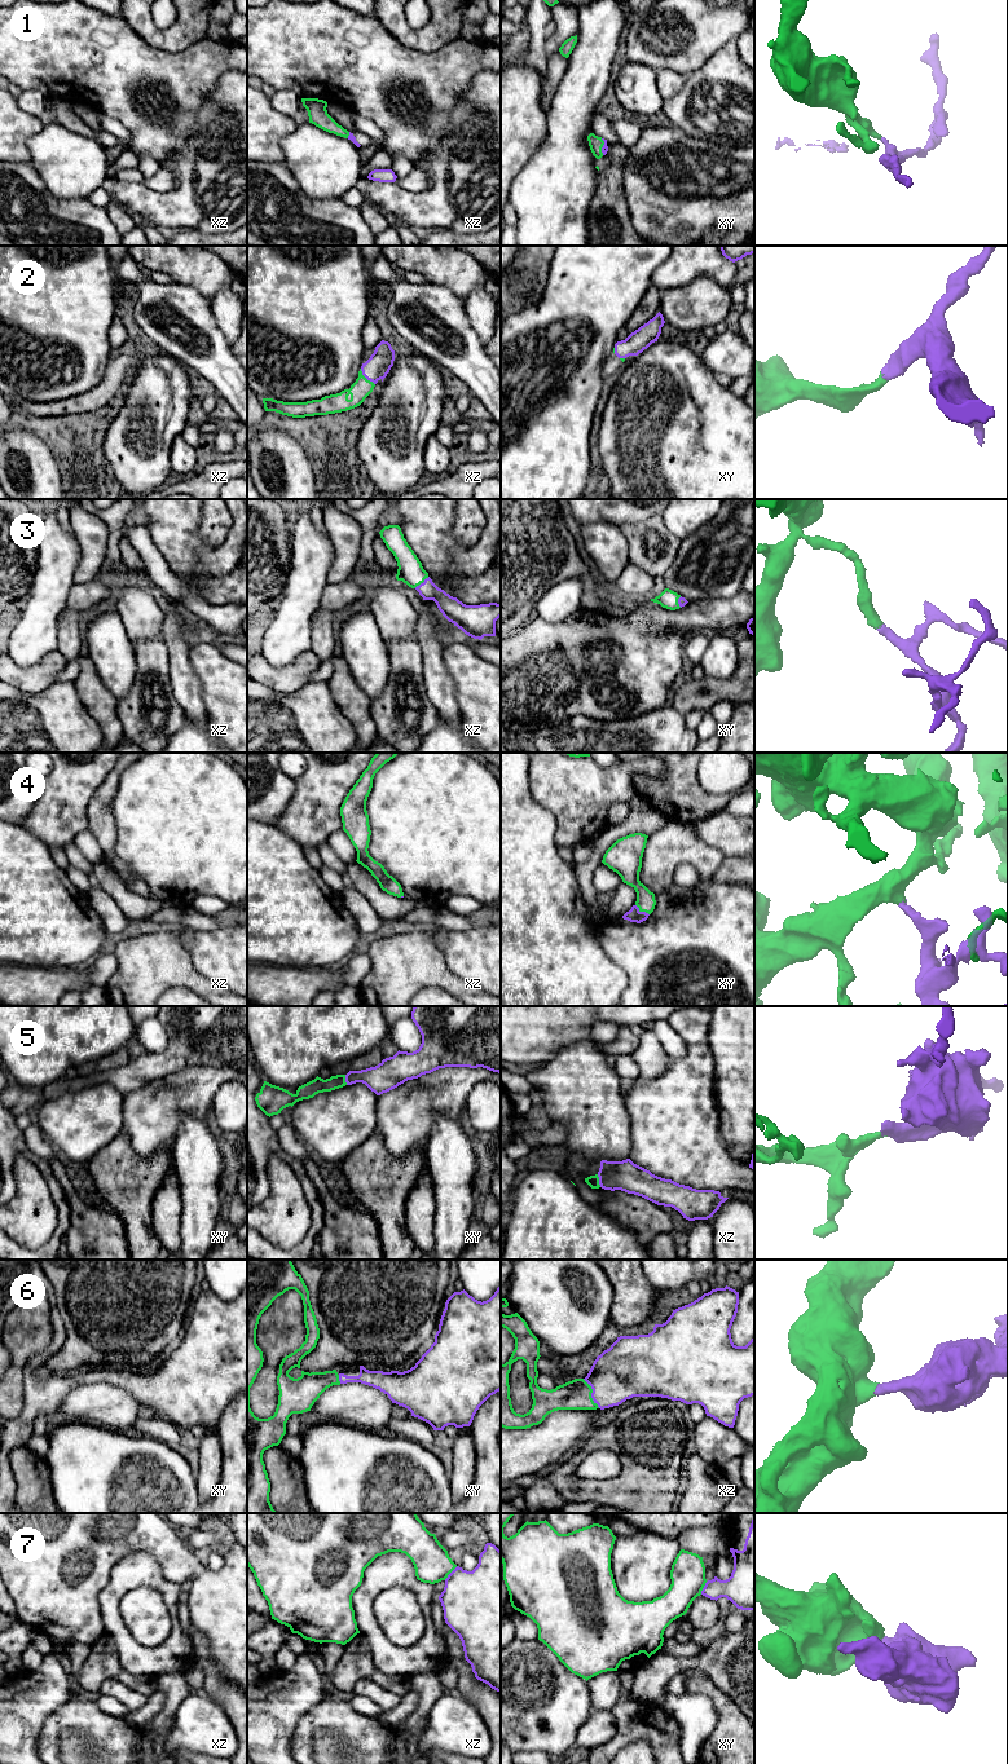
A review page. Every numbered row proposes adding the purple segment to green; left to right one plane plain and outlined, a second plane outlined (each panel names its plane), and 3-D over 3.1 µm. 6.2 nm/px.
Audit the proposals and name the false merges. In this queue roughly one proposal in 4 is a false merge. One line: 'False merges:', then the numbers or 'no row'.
False merges: no row

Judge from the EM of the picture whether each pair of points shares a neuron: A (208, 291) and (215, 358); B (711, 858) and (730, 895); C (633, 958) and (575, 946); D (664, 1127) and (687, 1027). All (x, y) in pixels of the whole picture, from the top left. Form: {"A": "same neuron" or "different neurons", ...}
{"A": "different neurons", "B": "different neurons", "C": "different neurons", "D": "same neuron"}

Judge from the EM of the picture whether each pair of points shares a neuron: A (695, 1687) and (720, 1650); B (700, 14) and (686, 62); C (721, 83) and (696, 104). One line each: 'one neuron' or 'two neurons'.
A: two neurons
B: one neuron
C: one neuron

